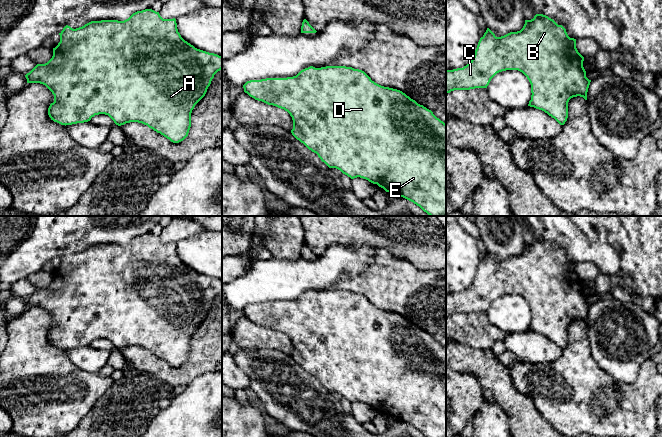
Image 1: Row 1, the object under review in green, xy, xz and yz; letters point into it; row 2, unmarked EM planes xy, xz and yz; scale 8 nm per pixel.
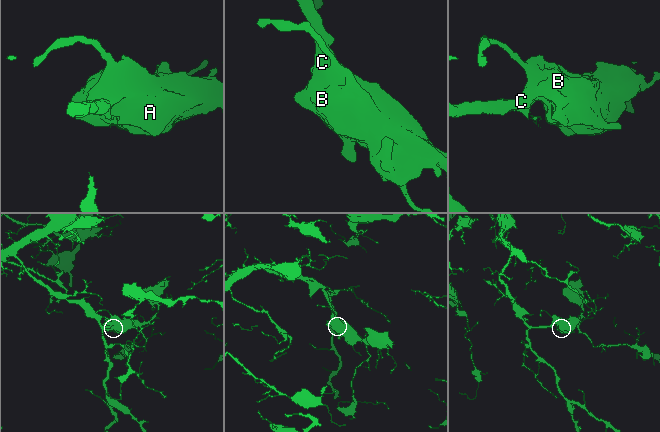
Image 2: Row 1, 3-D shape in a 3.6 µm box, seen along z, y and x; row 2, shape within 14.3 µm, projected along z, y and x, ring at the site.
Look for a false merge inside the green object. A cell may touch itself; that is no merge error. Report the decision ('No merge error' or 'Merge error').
No merge error

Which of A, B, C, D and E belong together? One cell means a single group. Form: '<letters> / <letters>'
A B C D E

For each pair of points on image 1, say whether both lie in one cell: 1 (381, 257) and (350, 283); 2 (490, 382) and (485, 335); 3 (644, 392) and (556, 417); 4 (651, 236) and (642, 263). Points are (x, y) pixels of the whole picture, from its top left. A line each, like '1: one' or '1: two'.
1: one
2: two
3: one
4: one

